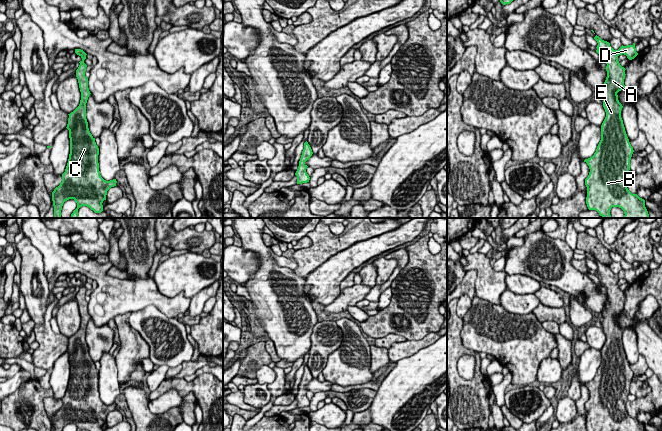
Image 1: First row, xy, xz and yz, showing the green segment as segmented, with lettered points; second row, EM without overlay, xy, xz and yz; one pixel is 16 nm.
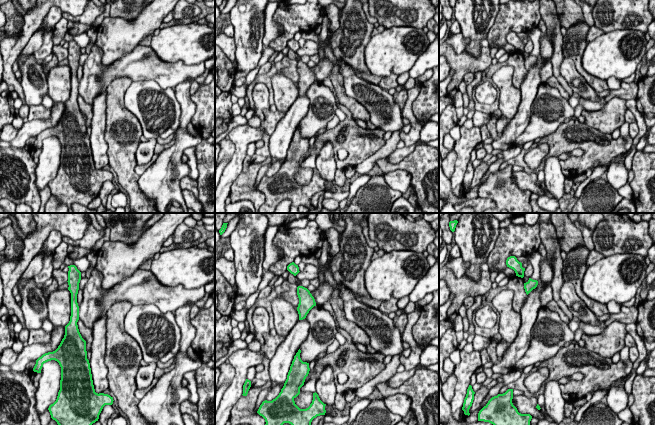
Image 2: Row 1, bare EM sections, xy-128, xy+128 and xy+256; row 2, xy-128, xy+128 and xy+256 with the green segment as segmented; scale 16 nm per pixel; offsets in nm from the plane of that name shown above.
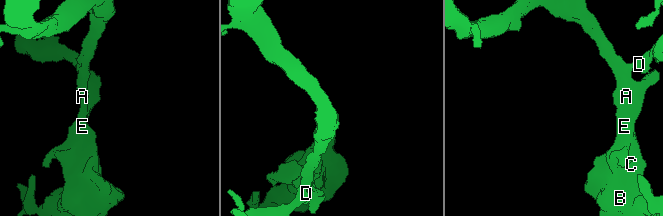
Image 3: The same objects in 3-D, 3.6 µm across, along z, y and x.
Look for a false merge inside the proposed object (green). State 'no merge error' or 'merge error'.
no merge error

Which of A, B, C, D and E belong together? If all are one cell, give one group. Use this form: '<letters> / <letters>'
A B C D E

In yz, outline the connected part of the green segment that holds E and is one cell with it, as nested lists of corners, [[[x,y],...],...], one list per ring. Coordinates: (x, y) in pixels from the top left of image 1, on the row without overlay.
[[[595,260],[597,274],[607,288],[607,301],[602,311],[603,331],[606,341],[601,349],[601,364],[594,379],[584,386],[590,396],[585,403],[587,411],[587,431],[645,431],[645,424],[632,418],[625,407],[630,394],[630,384],[634,376],[627,361],[621,342],[622,328],[617,317],[626,313],[625,292],[618,285],[619,279],[634,283],[635,267],[614,274],[610,267]]]

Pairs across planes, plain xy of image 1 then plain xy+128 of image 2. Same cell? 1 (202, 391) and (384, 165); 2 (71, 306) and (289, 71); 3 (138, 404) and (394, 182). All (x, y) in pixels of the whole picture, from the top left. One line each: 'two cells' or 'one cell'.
1: one cell
2: two cells
3: two cells

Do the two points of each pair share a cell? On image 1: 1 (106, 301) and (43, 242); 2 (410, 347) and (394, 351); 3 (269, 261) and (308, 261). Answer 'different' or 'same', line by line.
1: same
2: same
3: different

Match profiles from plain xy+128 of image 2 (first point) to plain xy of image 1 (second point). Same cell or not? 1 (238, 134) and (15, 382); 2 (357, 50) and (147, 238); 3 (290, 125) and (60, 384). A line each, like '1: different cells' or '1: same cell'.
1: different cells
2: same cell
3: same cell

